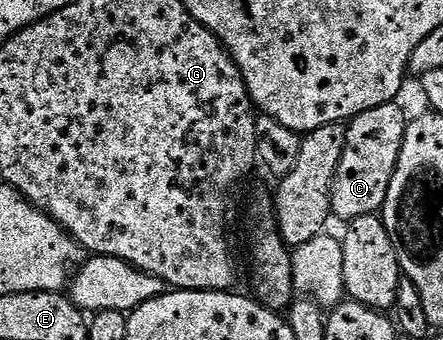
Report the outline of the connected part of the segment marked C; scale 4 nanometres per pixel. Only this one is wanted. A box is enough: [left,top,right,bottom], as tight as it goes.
[330,101,408,220]

